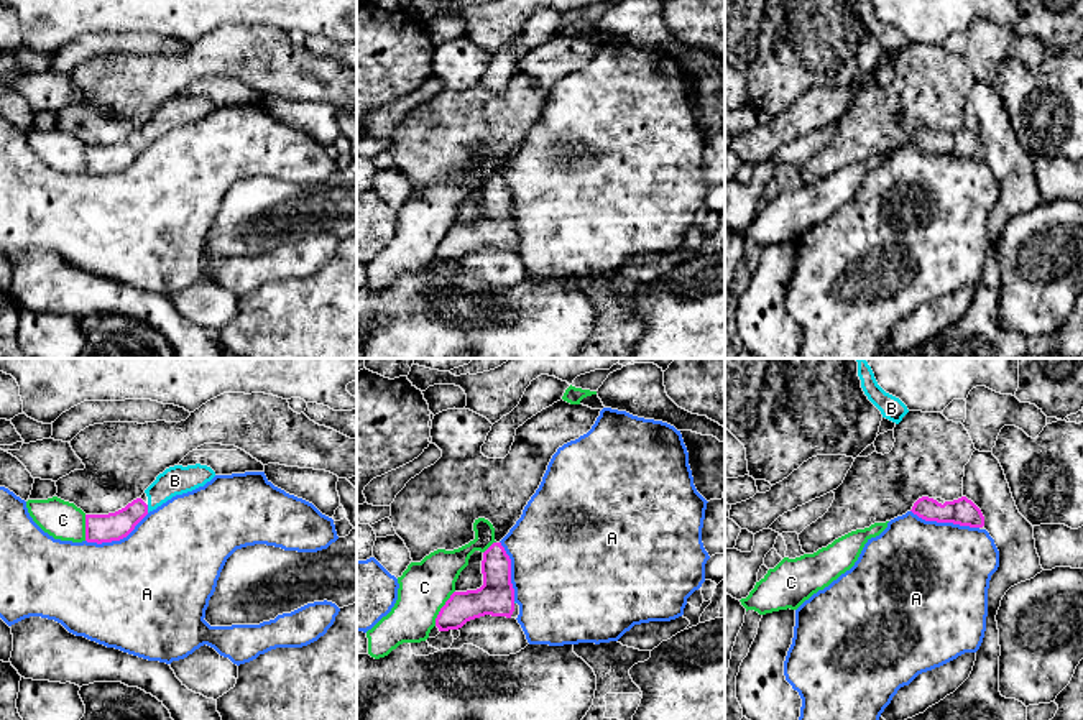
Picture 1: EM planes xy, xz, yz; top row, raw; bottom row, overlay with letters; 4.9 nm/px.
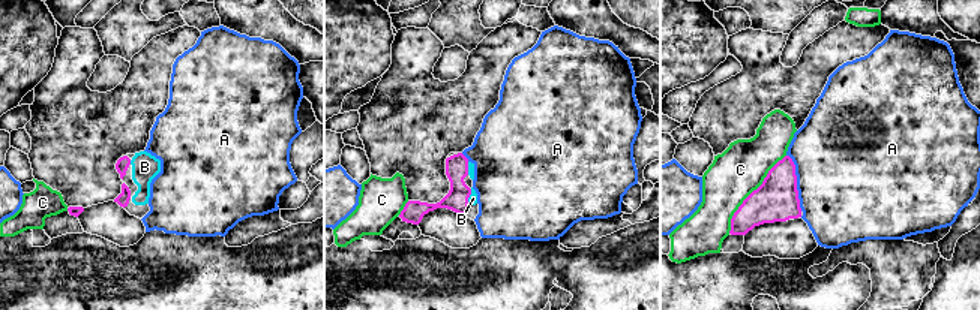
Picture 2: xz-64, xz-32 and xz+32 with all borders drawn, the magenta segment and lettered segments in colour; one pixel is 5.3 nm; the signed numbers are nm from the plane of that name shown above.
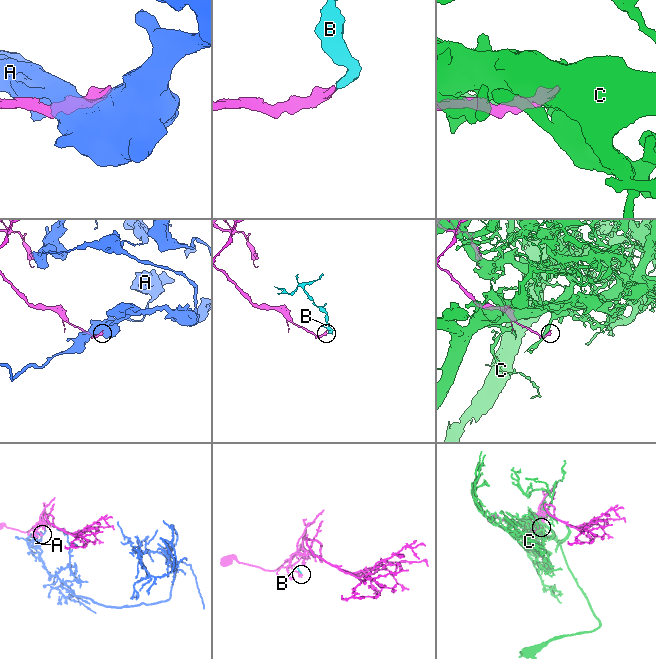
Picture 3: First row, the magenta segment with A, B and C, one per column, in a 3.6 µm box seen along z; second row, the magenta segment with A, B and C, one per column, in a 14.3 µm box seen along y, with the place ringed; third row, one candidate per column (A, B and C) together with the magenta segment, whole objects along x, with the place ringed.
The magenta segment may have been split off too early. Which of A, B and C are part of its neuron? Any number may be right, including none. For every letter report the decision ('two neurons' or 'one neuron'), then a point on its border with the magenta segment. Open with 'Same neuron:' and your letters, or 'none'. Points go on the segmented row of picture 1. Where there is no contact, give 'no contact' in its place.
Same neuron: B
A: two neurons | yz (945, 521)
B: one neuron | xy (147, 508)
C: two neurons | xz (441, 609)

